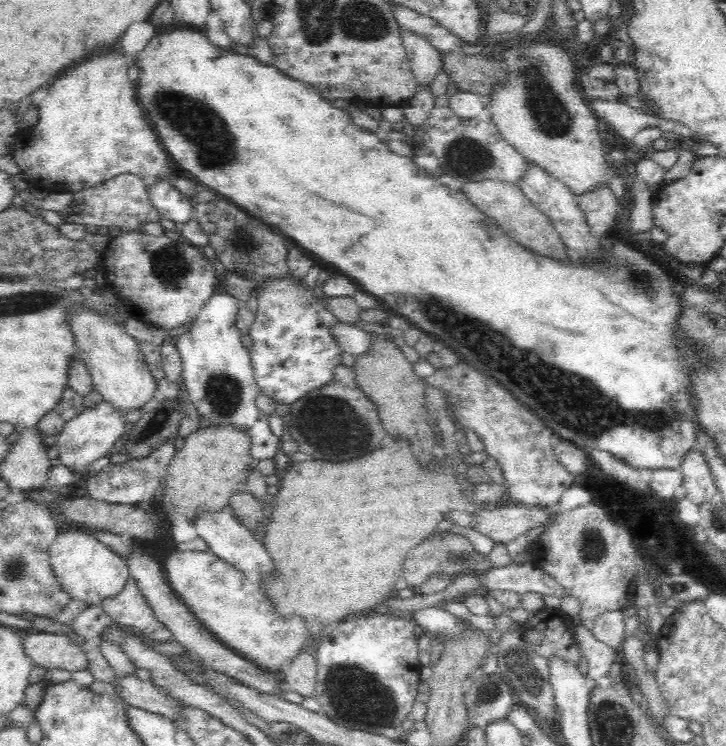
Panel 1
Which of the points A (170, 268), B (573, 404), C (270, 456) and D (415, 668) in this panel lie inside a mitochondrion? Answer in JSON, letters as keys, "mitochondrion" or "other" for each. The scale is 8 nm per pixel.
{"A":"mitochondrion","B":"mitochondrion","C":"other","D":"other"}

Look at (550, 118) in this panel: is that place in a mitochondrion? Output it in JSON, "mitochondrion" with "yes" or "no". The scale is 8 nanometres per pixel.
{"mitochondrion":"yes"}

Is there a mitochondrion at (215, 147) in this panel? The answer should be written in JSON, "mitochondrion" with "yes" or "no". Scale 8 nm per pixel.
{"mitochondrion":"yes"}

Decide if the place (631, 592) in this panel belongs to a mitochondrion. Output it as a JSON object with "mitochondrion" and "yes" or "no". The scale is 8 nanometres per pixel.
{"mitochondrion":"no"}

